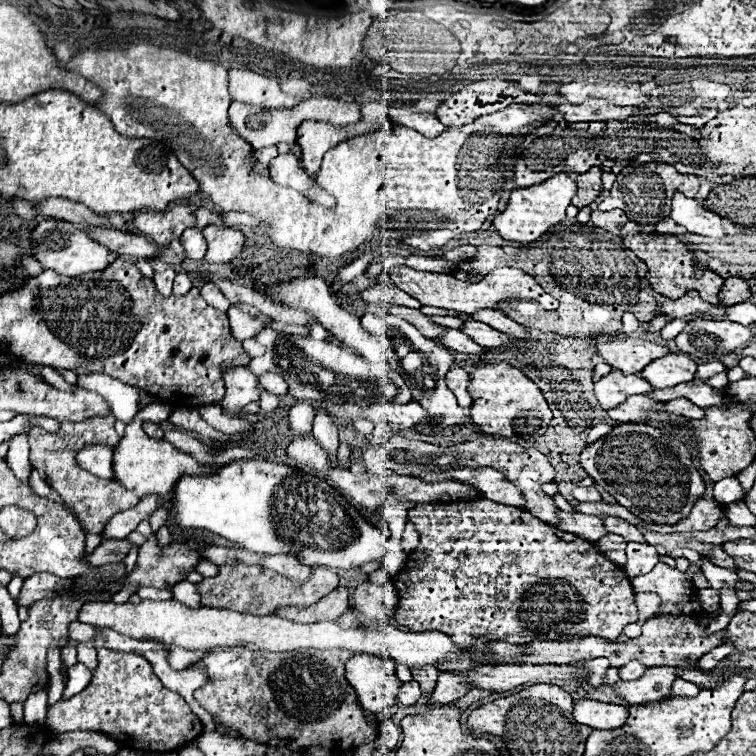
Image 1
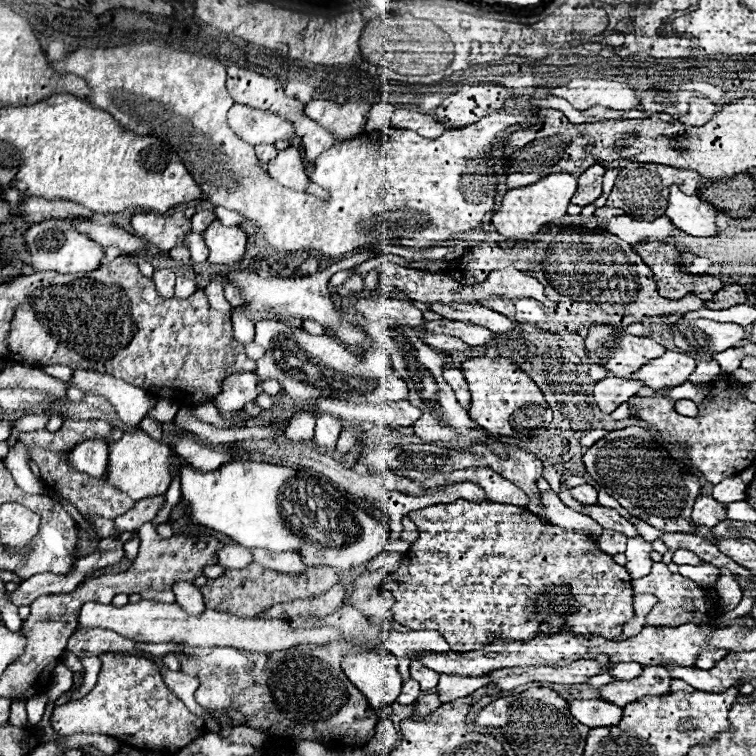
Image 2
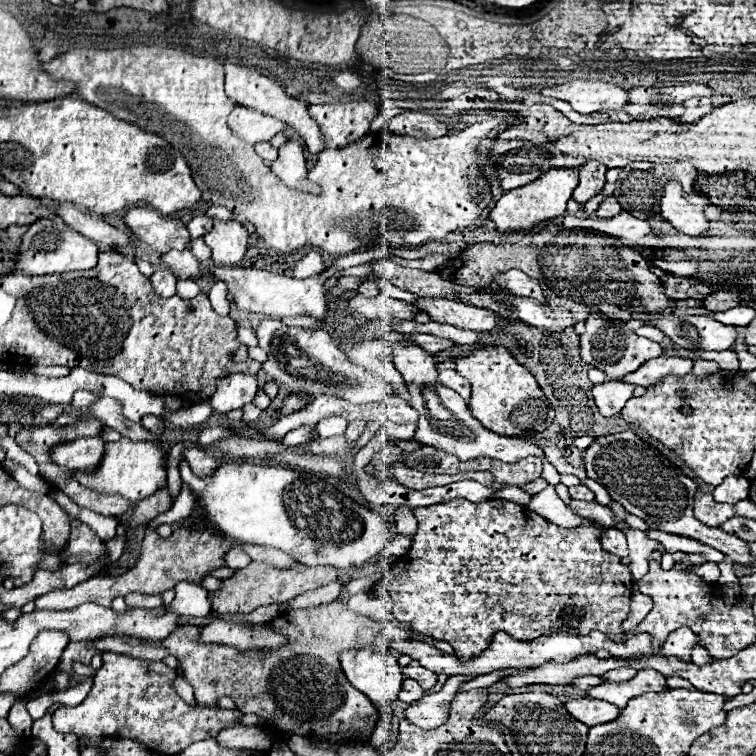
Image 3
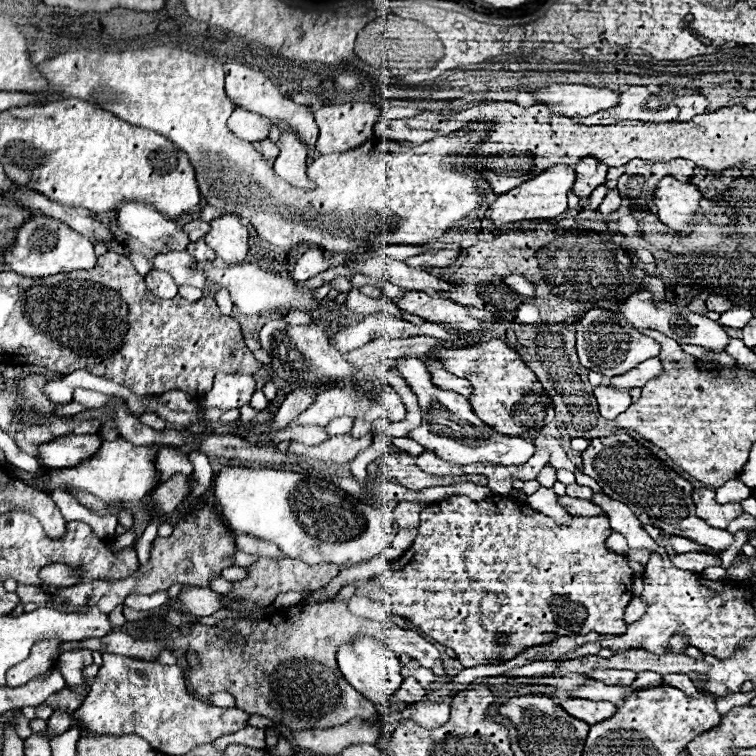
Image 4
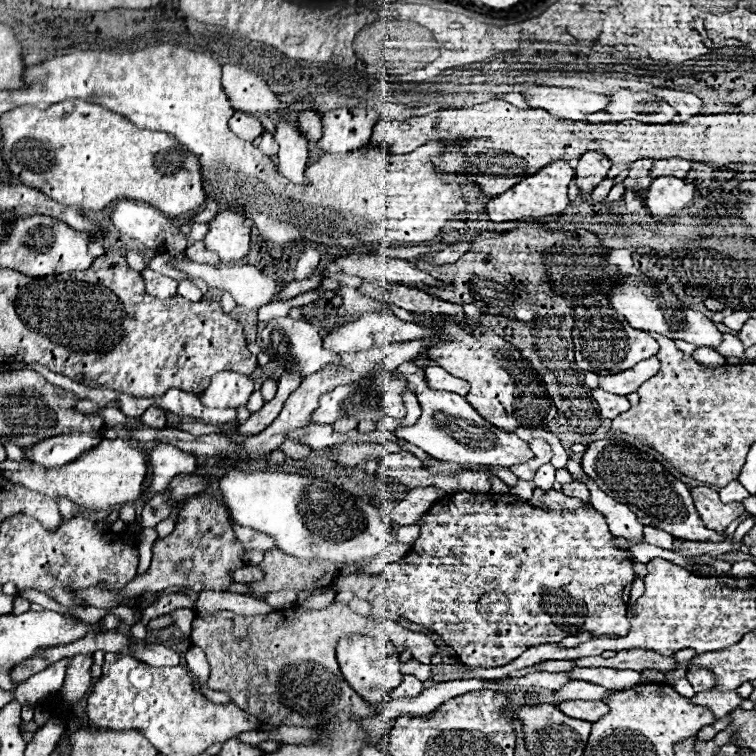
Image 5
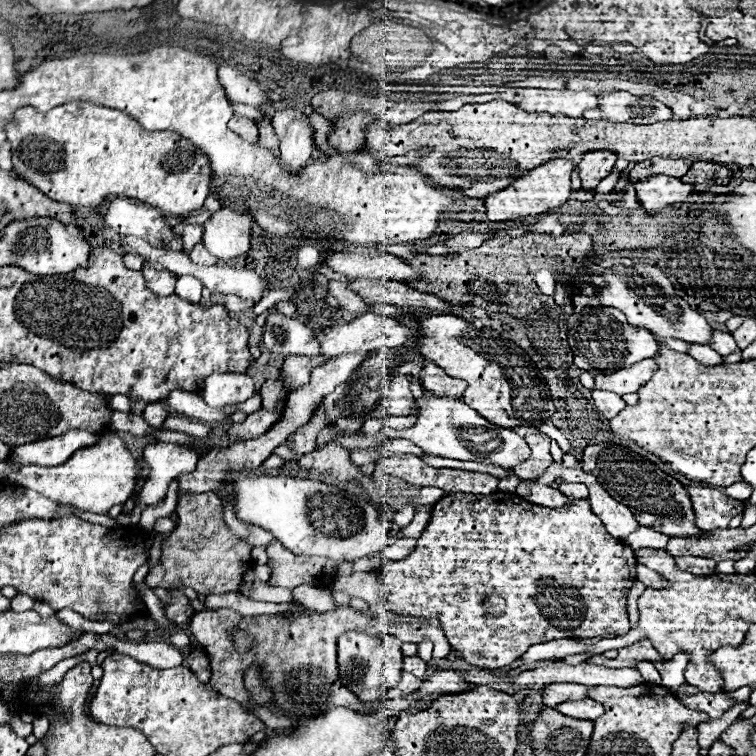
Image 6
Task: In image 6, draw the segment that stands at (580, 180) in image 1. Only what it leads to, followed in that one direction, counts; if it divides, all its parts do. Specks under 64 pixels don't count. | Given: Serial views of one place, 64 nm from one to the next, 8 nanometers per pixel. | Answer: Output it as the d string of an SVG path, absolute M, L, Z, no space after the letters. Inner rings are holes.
M606 150L586 152L584 160L578 164L582 186L584 186L586 190L596 188L596 184L612 172L616 160L618 160L618 158L614 156L614 152L606 152Z

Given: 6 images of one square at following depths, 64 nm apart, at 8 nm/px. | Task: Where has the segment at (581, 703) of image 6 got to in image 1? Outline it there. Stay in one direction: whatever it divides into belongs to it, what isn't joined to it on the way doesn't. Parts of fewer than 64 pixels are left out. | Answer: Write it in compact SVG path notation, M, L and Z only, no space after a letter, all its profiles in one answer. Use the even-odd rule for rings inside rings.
M574 700L574 718L580 724L586 724L594 730L610 730L620 728L626 722L628 710L626 706L616 708L620 704L606 704L598 700Z

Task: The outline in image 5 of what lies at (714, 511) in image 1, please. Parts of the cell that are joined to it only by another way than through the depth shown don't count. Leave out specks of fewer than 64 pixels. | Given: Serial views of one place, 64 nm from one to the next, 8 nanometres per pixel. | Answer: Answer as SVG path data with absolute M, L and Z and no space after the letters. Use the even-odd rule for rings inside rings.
M696 486L690 488L690 492L694 506L702 518L702 524L710 530L724 532L732 520L736 520L746 512L740 502L730 502L730 504L720 502L718 492L708 486Z

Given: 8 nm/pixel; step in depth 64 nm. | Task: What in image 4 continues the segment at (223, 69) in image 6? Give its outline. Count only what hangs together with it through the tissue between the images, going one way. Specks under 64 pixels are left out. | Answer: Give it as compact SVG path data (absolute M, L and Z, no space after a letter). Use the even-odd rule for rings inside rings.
M224 64L224 72L226 72L226 96L234 102L236 108L256 112L256 114L266 116L270 120L286 122L288 126L292 126L300 134L300 138L309 147L315 149L318 140L318 124L308 106L296 104L284 96L270 96L270 92L280 94L280 90L262 72L250 70L242 64Z

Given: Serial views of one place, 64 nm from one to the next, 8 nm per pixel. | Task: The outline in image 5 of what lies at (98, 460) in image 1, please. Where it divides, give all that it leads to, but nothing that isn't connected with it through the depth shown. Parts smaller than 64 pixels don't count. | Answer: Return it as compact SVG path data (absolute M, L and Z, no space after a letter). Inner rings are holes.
M68 432L66 436L54 436L50 440L42 440L42 444L34 444L34 448L24 450L24 456L40 466L54 468L64 466L76 460L86 450L98 446L102 436L90 432Z

